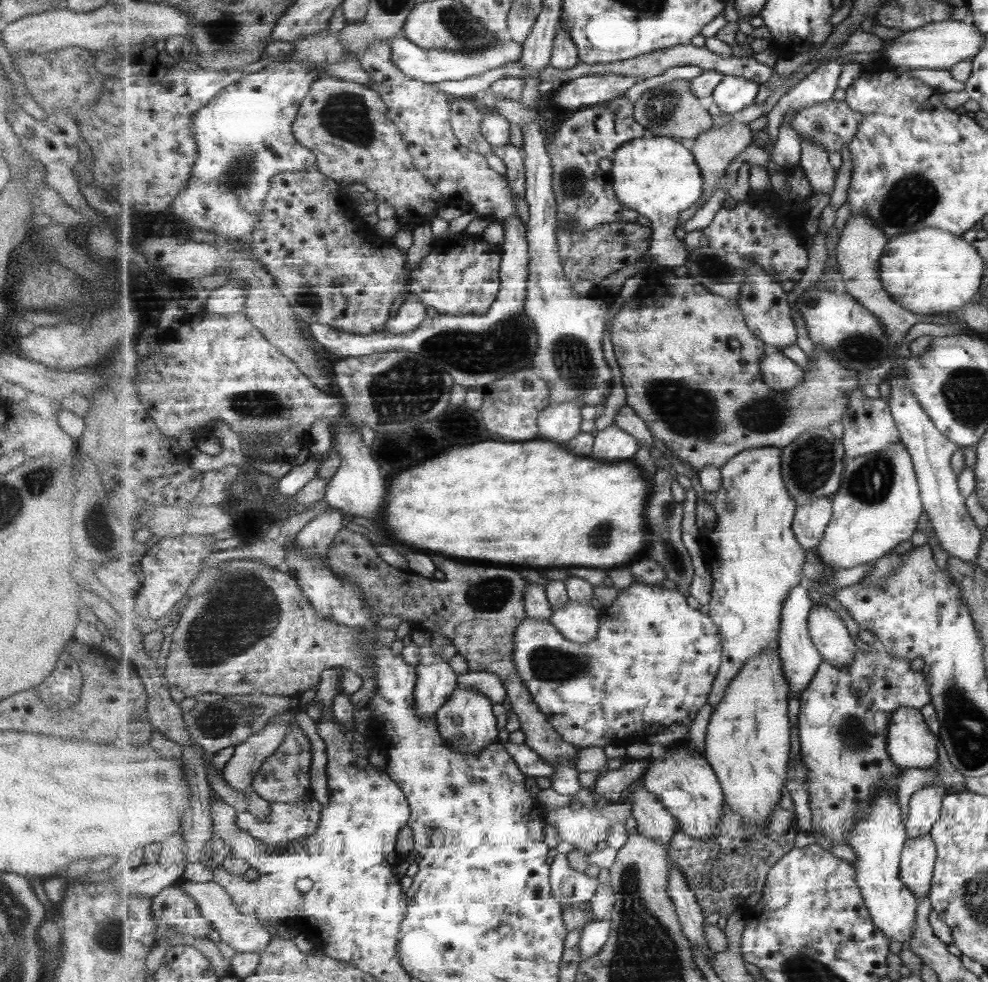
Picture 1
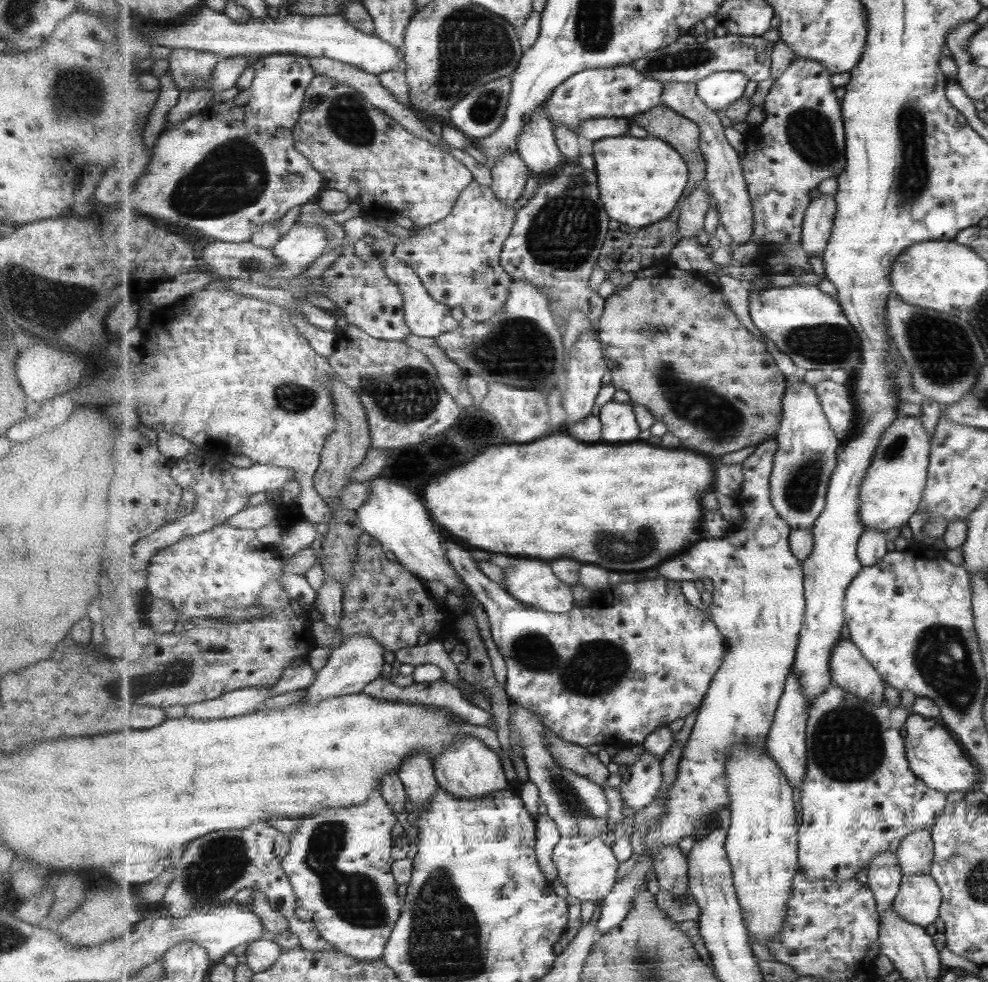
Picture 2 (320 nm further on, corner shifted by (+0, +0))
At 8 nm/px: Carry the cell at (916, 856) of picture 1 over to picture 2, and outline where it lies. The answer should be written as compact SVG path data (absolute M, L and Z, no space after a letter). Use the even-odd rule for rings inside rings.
M929 874L905 876L893 907L901 918L925 928L940 916L939 908L942 903L940 889Z

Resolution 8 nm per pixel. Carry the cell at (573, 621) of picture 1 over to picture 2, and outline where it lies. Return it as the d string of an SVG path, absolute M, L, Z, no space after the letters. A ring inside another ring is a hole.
M517 558L510 567L504 568L506 589L509 594L517 598L521 603L534 609L554 614L567 614L575 610L575 598L573 598L572 585L563 582L555 573L549 562L541 560L527 560Z

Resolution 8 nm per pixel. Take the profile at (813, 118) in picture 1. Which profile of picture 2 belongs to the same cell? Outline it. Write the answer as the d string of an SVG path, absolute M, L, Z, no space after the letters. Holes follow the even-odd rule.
M795 59L784 73L772 83L763 109L766 119L752 131L745 156L740 162L753 205L754 231L750 240L759 240L758 260L769 257L785 246L802 244L804 218L814 200L813 192L821 182L837 177L848 167L846 130L843 105L835 96L833 73L820 61Z

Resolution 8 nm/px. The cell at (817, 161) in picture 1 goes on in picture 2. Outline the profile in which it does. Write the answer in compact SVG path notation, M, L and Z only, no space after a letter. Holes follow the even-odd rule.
M822 195L812 201L804 218L802 248L808 257L823 257L837 218L835 196Z

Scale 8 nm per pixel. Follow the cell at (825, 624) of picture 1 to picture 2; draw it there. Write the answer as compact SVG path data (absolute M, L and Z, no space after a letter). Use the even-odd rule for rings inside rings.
M840 639L832 654L834 684L871 704L885 700L885 681L861 649L851 640Z

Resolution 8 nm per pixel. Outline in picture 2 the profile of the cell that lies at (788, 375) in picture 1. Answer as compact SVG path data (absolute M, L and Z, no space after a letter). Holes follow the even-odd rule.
M804 381L788 383L782 399L784 417L777 434L780 450L777 451L770 483L773 505L792 531L805 529L811 533L825 510L829 484L840 463L838 454L843 442L832 429L813 385Z

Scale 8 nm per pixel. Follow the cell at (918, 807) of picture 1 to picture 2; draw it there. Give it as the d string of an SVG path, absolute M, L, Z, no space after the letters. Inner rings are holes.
M918 830L907 836L897 852L904 876L929 875L932 868L932 837L929 830Z

